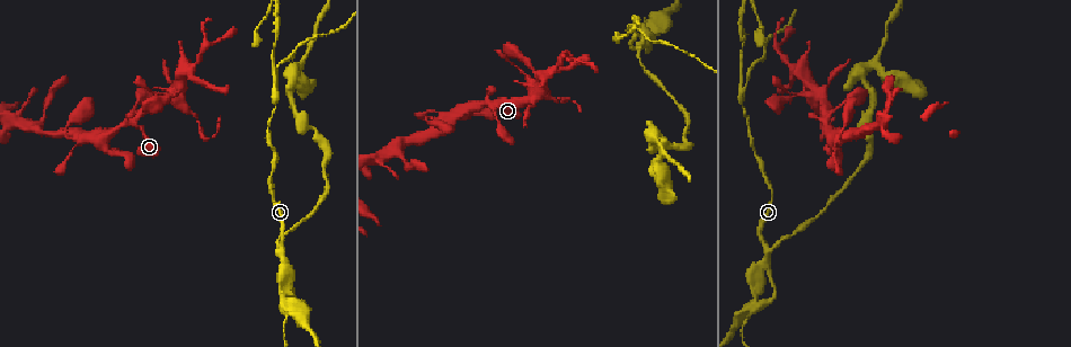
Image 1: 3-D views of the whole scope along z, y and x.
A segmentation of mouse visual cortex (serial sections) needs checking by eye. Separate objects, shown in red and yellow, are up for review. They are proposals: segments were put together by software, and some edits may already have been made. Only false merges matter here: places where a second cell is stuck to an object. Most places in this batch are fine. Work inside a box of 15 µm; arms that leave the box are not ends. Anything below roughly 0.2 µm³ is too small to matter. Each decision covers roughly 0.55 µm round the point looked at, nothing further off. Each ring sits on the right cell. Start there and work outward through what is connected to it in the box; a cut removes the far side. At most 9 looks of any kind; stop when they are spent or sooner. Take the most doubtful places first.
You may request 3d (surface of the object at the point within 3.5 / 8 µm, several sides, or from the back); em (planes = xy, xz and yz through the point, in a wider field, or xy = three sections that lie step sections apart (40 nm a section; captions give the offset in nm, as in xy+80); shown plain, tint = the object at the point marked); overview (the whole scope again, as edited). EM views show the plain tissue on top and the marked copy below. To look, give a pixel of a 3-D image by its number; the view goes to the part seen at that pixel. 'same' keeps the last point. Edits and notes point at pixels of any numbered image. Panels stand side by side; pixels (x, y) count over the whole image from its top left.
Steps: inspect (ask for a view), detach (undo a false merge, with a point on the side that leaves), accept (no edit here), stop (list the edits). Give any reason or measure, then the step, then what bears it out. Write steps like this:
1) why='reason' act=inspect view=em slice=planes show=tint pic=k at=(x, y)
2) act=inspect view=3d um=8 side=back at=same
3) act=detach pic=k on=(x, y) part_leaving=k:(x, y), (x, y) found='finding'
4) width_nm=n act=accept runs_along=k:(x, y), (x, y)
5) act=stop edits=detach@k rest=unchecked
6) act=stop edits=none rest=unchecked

why='branch point' act=inspect view=3d um=3.5 pic=1 at=(277, 91)

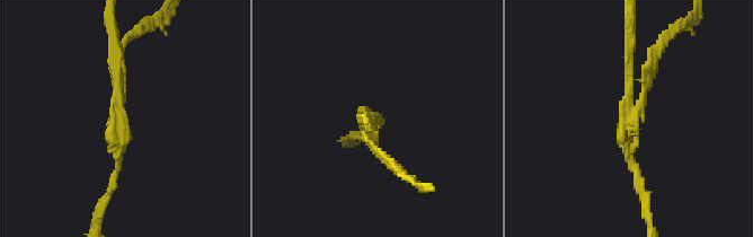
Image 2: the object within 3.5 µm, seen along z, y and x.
why='now the EM' act=inspect view=em slice=xy step=3 show=tint pic=2 at=(628, 115)

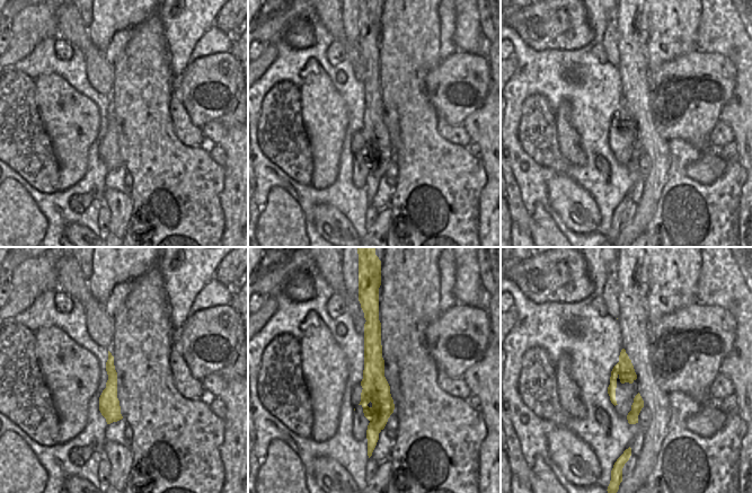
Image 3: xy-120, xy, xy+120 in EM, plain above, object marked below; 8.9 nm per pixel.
width_nm=280 act=detach pic=2 on=(650, 69) part_leaving=2:(640, 105), (657, 46), (683, 26) found='two cells meet here'

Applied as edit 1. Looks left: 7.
why='see it whole again' act=inspect view=overview

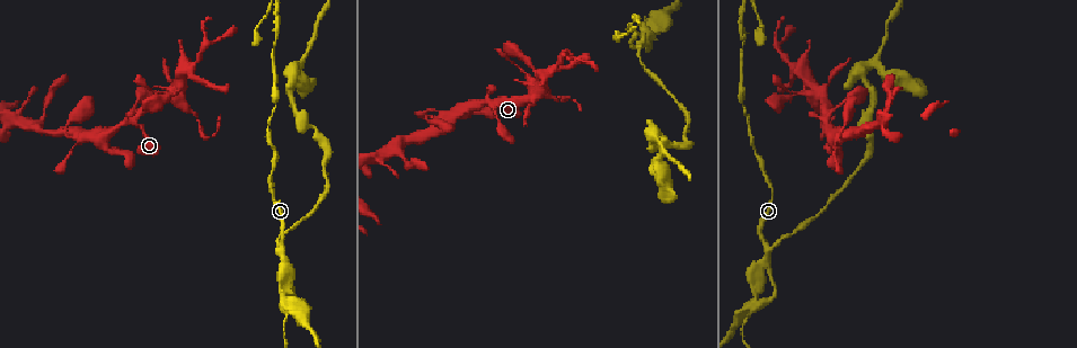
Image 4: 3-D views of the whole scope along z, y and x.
why='three arms meet' act=inspect view=3d um=3.5 side=back pic=4 at=(281, 246)

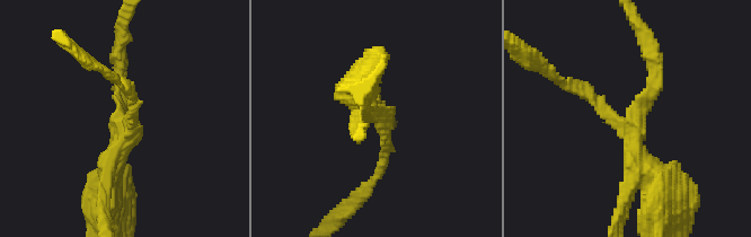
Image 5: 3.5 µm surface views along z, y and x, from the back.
act=inspect view=em slice=planes show=tint pic=5 at=(631, 122)

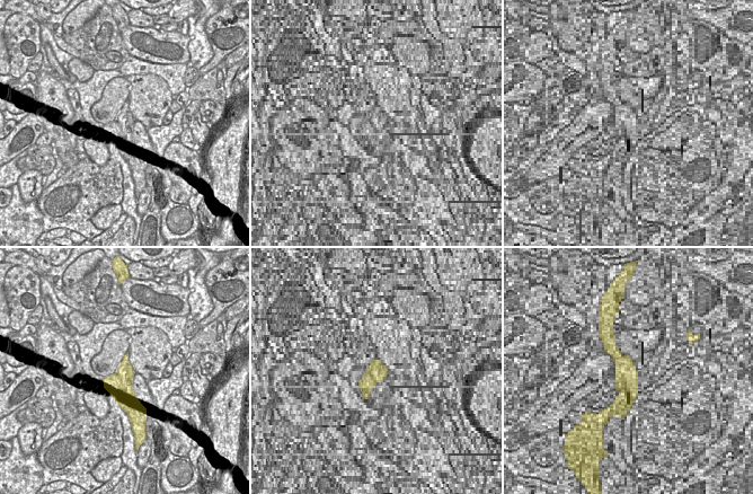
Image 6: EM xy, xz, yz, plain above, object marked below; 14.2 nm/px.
why='another direction' act=inspect view=em slice=xy step=3 show=tint at=same

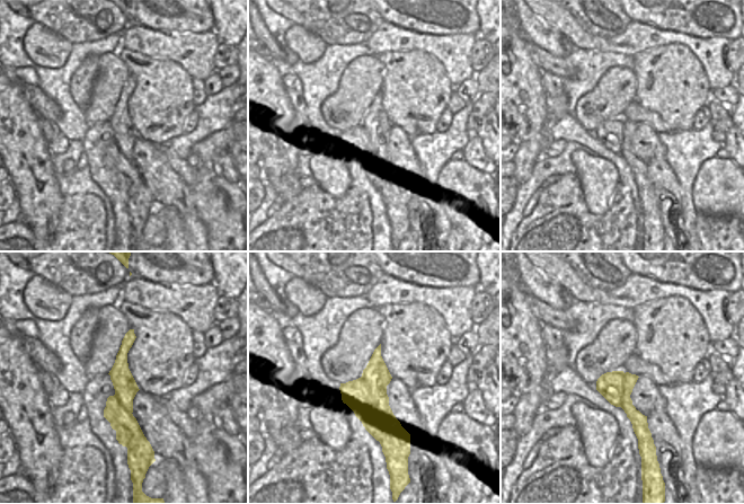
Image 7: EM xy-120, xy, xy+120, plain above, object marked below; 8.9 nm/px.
arms=3 act=detach pic=5 on=(380, 70) border=7:(362, 373), (382, 425), (383, 445) found='a second cell is stuck on'

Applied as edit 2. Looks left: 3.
act=stop edits=detach@2,detach@5 rest=unchecked

